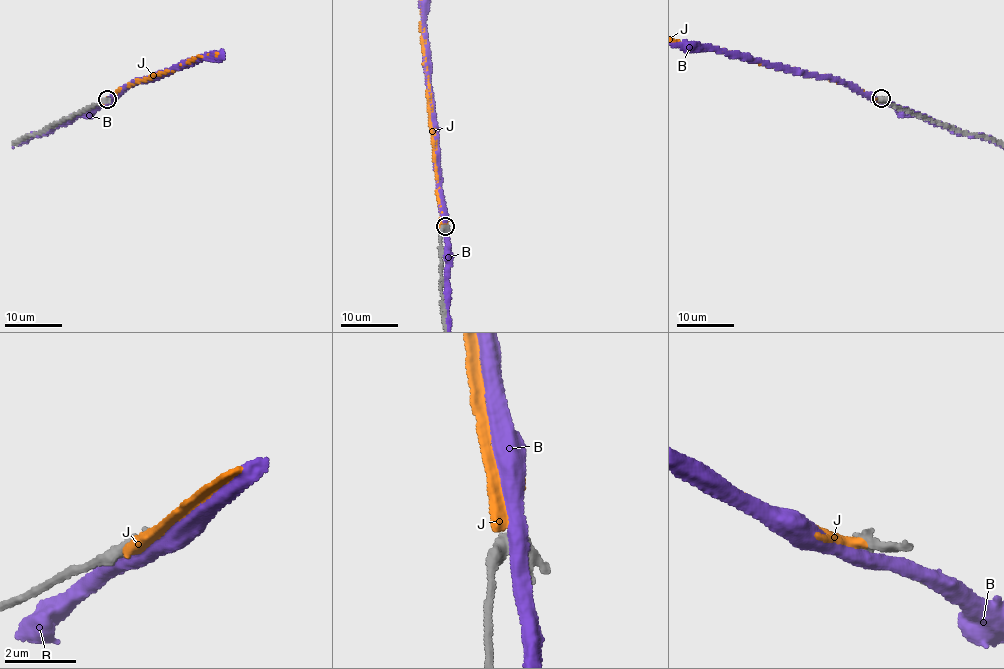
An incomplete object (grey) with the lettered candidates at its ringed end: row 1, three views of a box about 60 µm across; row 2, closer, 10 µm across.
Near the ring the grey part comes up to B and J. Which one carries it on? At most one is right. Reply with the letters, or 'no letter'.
J

